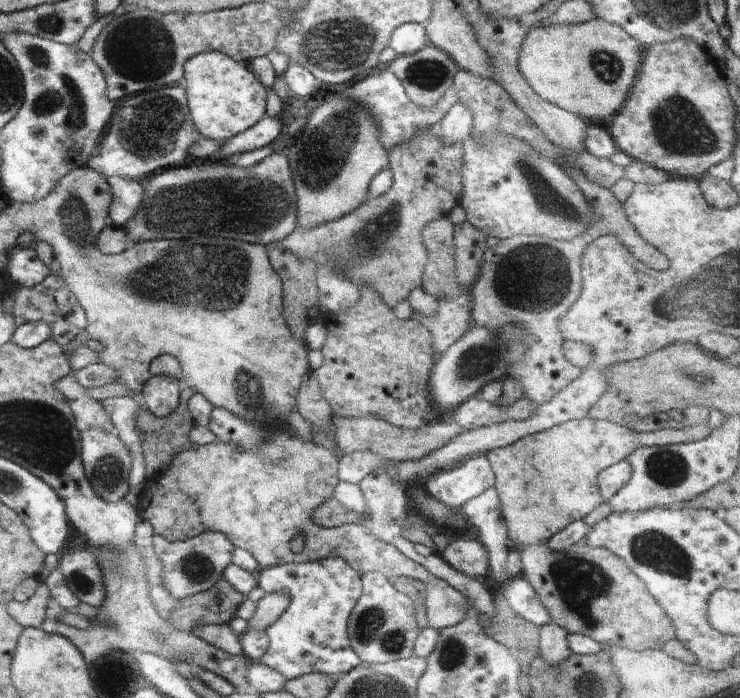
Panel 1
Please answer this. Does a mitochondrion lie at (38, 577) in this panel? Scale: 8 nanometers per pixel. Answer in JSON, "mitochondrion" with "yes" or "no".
{"mitochondrion":"no"}

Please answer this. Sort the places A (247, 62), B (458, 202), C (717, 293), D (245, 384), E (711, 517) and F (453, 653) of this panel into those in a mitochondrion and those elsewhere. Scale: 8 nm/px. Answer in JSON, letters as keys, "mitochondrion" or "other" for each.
{"A":"other","B":"other","C":"mitochondrion","D":"mitochondrion","E":"other","F":"mitochondrion"}

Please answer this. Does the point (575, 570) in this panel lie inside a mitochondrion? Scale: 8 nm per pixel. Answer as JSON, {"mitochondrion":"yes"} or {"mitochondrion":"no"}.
{"mitochondrion":"yes"}

